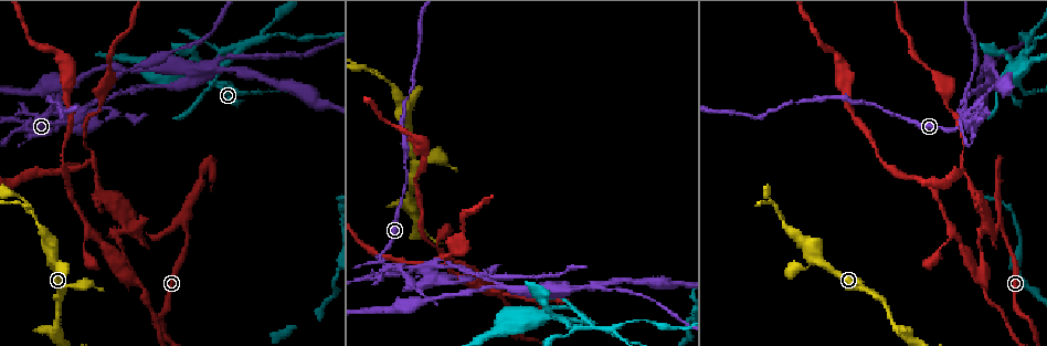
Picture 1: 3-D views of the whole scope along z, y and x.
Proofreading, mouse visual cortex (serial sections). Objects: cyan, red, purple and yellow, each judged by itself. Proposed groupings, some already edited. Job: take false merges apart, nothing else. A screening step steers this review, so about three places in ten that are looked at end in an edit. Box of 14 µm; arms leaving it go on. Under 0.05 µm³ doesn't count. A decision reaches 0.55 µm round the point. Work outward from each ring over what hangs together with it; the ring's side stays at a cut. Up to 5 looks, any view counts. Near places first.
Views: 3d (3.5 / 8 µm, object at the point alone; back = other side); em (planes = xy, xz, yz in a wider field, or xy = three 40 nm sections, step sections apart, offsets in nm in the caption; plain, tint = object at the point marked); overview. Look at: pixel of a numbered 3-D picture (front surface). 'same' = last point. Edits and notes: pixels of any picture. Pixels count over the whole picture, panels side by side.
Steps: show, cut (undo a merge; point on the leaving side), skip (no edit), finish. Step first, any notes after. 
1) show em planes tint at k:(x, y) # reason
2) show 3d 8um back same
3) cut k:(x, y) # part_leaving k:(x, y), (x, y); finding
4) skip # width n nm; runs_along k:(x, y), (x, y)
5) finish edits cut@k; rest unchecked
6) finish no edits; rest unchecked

show 3d 3.5um at 1:(536, 304) # branch point

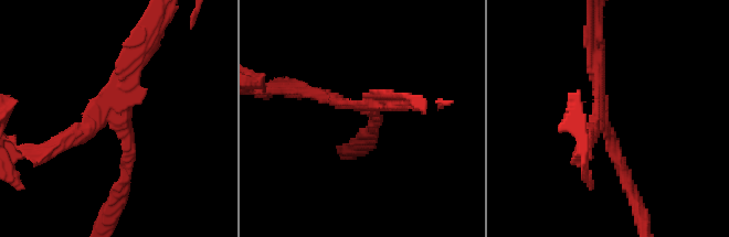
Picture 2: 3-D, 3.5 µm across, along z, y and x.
cut 2:(597, 93) # arm_widths 150, 200, 250 nm; a second cell is stuck on

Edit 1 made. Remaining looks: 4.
show 3d 8um at 1:(543, 313) # sharp bend

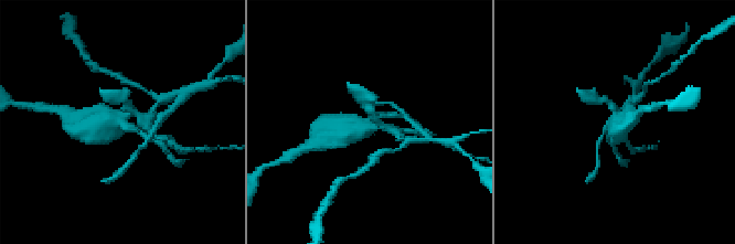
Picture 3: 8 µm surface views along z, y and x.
show em planes tint at 3:(368, 127) # now the EM

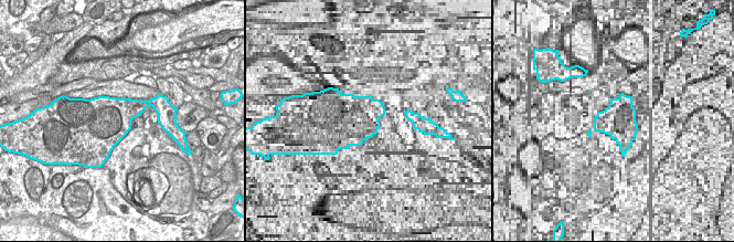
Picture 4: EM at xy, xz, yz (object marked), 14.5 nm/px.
cut 3:(152, 115) # part_leaving 3:(132, 114), (149, 117), (167, 97); two cells meet here

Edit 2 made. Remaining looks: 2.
finish edits cut@2, cut@3; rest unchecked

